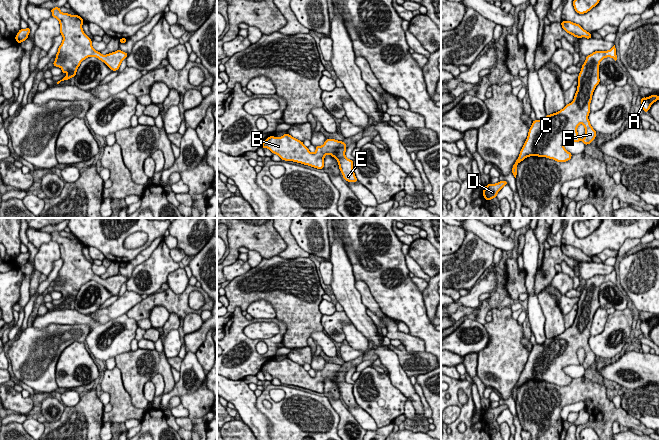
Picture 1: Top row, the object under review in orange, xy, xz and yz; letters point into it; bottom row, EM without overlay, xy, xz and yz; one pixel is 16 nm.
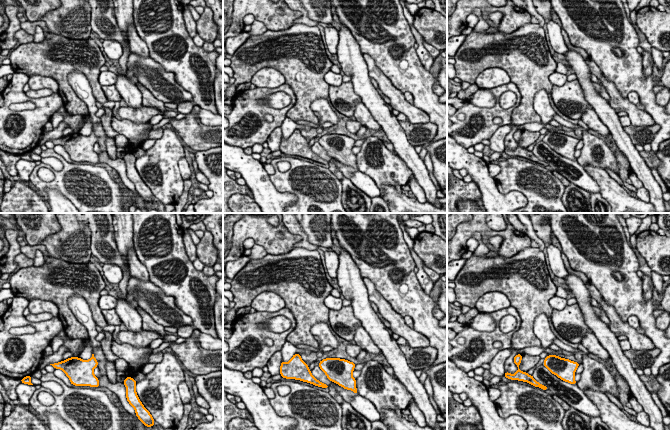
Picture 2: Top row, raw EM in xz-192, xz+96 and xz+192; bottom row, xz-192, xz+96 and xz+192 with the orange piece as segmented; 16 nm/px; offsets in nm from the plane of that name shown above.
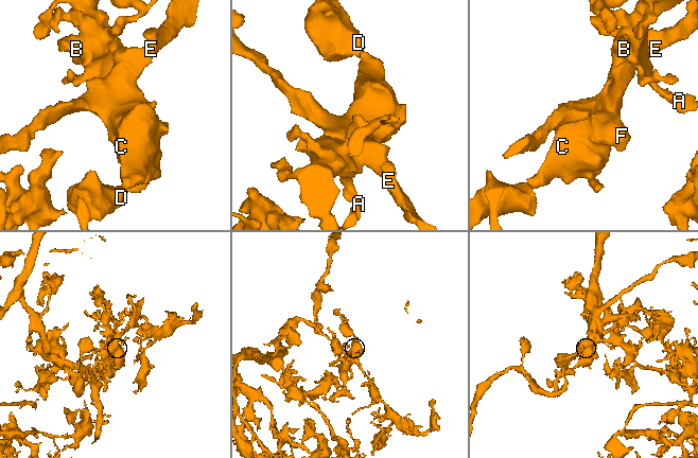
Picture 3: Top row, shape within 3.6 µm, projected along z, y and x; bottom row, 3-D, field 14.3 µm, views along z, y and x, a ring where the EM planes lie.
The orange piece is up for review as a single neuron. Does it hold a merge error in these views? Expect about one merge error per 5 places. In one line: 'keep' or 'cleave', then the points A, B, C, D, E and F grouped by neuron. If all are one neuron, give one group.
keep | A B C D E F

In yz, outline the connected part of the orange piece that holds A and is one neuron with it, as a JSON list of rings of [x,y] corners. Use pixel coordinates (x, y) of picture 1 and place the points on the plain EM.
[[[651,319],[648,322],[642,321],[640,328],[641,328],[643,335],[648,336],[651,329],[657,324],[659,324],[659,320],[657,319]]]

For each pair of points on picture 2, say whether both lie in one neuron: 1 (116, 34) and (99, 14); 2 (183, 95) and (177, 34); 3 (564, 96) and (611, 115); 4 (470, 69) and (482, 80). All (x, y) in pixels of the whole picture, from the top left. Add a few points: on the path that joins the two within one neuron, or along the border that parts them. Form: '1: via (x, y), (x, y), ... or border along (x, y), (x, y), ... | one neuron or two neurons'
1: via (111, 29), (103, 19) | one neuron
2: border along (165, 70), (173, 74), (193, 101) | two neurons
3: border along (580, 86), (585, 100), (593, 108) | two neurons
4: border along (499, 67), (485, 68), (477, 76), (475, 84) | two neurons

